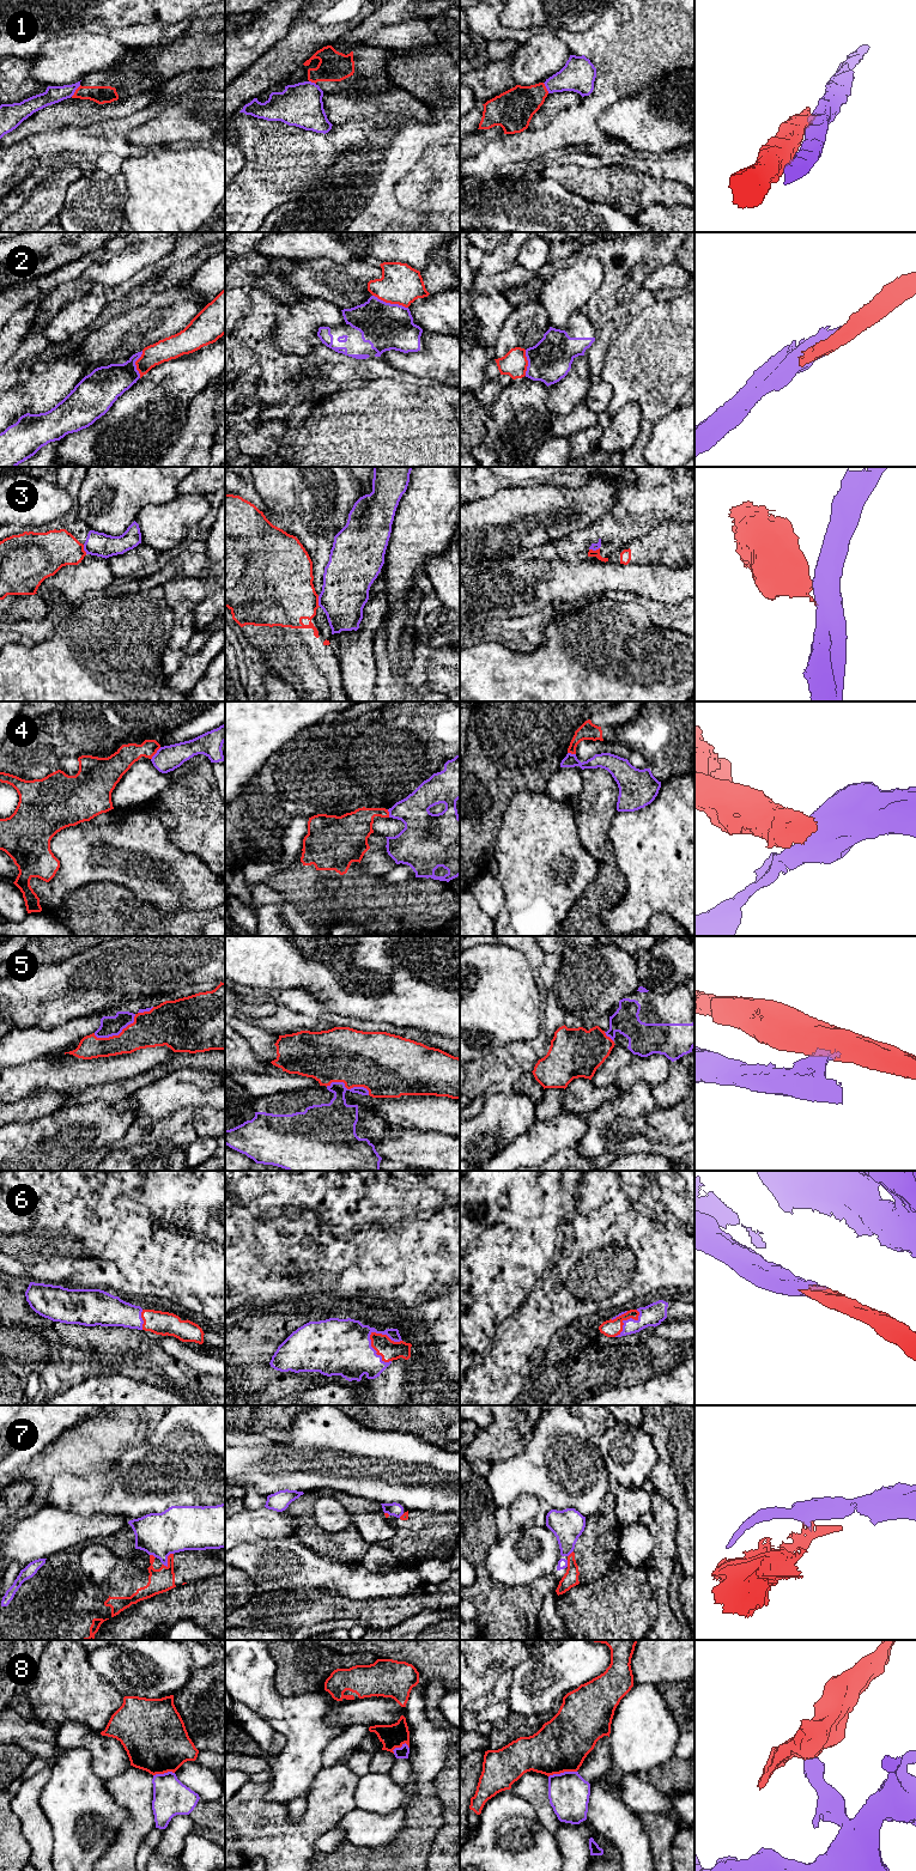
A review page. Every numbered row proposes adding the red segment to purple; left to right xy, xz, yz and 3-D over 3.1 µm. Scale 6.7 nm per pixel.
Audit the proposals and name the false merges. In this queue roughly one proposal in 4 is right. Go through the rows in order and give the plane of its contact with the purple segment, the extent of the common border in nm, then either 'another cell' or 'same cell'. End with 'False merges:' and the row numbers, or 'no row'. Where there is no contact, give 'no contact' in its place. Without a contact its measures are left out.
1: xy | 100 nm | another cell
2: xz | 260 nm | another cell
3: xz | 70 nm | another cell
4: xy | 110 nm | another cell
5: xy | 320 nm | another cell
6: xz | 240 nm | same cell
7: xy | 110 nm | another cell
8: yz | 200 nm | another cell
False merges: 1, 2, 3, 4, 5, 7, 8

